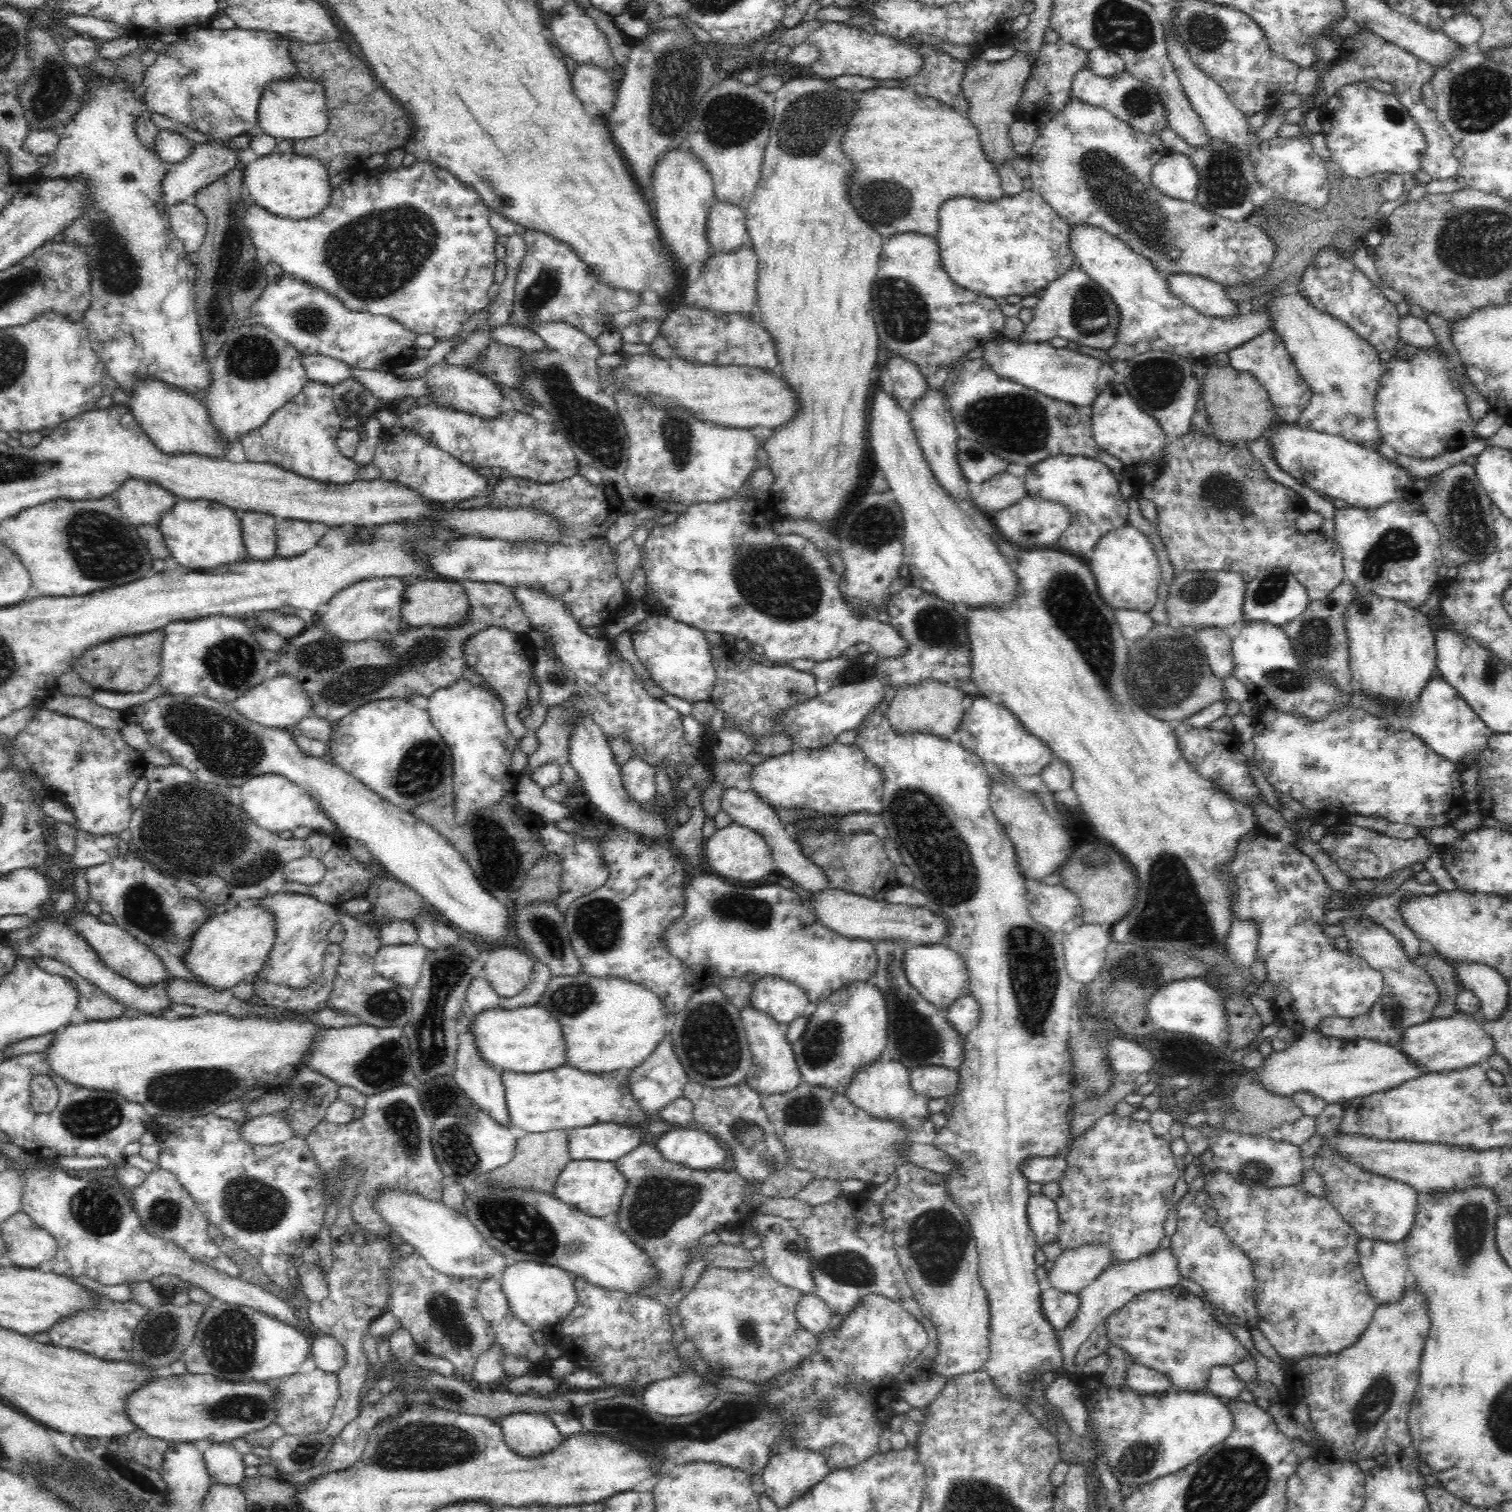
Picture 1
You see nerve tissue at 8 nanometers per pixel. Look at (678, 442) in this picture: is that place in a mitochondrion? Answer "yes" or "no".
yes

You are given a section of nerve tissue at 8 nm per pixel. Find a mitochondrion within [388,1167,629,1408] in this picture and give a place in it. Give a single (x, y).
(518, 1226)

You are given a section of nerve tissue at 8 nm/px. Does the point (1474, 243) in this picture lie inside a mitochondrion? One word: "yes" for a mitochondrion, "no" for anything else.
yes

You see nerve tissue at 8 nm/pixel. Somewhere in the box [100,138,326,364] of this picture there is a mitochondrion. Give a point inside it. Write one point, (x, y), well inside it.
(218, 323)

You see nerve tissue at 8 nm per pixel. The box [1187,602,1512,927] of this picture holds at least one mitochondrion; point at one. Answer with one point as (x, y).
(1317, 643)

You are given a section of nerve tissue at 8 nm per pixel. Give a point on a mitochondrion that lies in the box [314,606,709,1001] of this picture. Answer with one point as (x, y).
(421, 772)

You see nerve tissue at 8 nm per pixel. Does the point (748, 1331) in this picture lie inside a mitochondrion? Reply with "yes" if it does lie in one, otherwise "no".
yes

